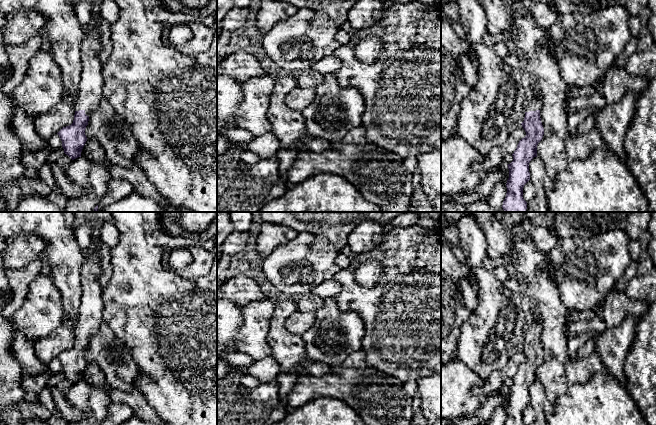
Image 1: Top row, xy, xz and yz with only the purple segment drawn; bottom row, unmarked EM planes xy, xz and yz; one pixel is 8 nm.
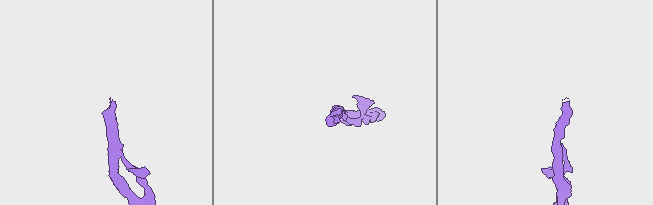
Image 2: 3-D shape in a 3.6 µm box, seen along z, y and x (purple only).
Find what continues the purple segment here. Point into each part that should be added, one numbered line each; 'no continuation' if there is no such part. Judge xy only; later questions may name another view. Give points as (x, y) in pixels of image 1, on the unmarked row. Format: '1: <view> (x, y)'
1: xy (89, 320)

